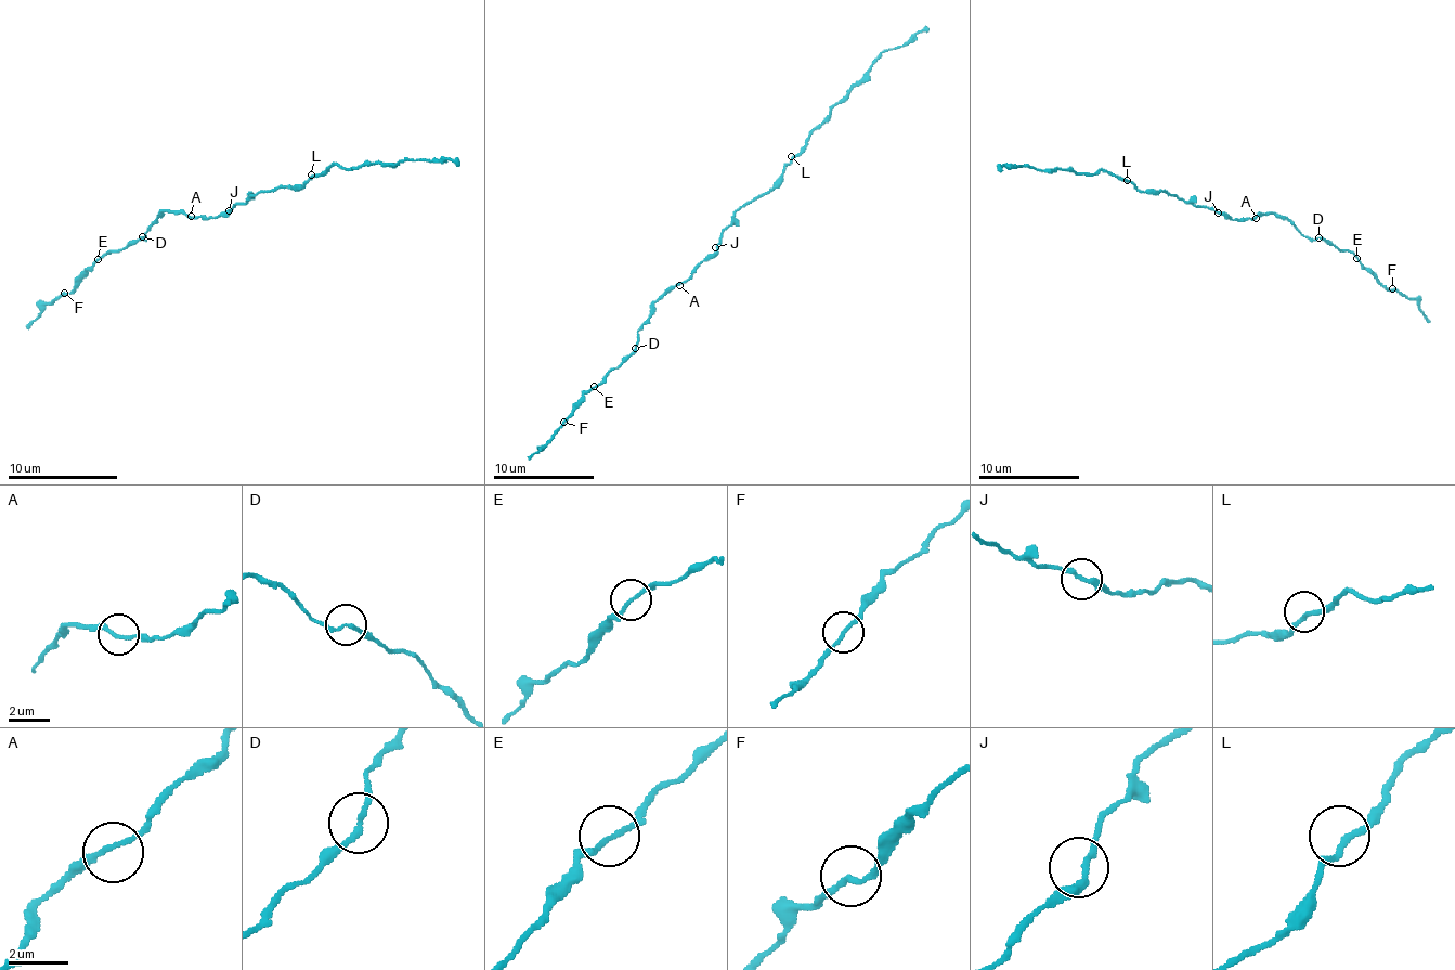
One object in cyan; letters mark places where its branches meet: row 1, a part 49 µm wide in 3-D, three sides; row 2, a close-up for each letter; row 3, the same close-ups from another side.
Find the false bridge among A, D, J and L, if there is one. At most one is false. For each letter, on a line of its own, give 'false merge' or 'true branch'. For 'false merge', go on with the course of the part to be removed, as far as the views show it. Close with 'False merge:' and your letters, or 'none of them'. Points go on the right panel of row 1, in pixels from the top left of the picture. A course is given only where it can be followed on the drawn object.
A: true branch
D: true branch
J: true branch
L: true branch
False merge: none of them

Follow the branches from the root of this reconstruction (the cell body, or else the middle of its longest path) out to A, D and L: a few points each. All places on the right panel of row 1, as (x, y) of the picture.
A: (1218, 212), (1233, 220), (1256, 218)
D: (1218, 212), (1233, 220), (1276, 212), (1284, 215), (1303, 235), (1319, 237)
L: (1218, 212), (1208, 207), (1195, 207), (1178, 195), (1145, 192), (1127, 180)

